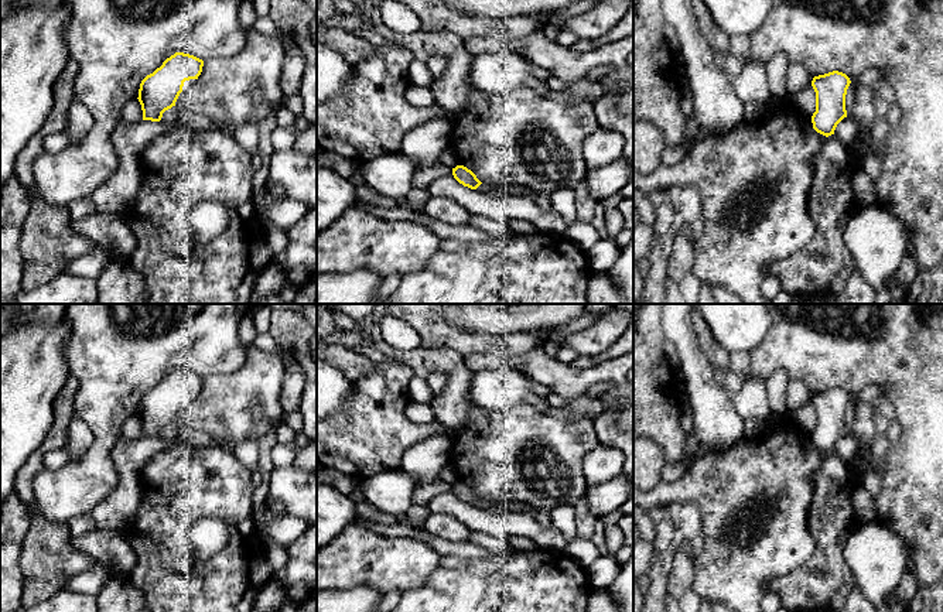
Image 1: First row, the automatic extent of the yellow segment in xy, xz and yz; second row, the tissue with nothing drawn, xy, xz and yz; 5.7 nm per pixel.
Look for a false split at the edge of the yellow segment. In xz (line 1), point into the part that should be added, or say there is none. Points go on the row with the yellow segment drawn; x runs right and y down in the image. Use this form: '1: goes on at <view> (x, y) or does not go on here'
1: does not go on here

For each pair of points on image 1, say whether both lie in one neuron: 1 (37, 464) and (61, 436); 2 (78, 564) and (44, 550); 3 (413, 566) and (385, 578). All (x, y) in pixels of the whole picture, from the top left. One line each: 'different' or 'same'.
1: same
2: same
3: same

